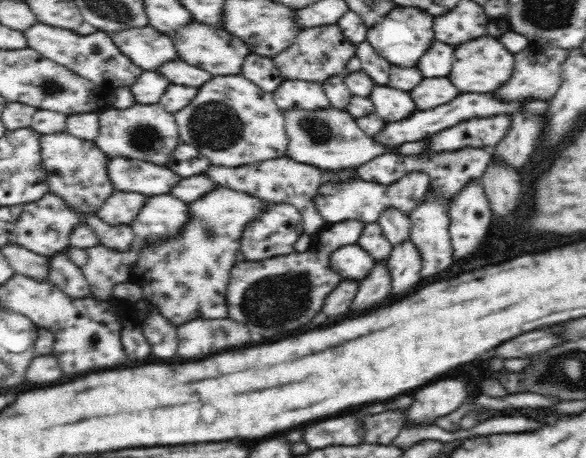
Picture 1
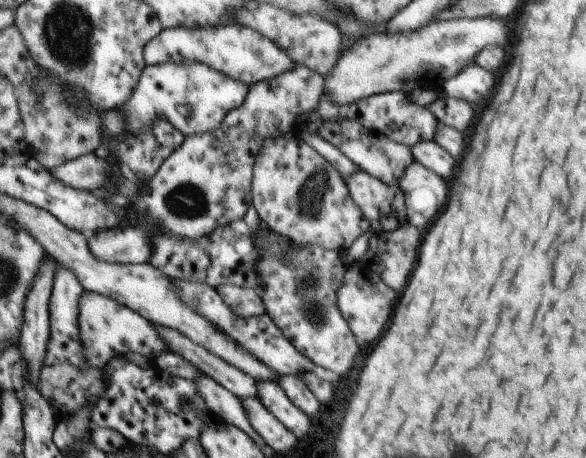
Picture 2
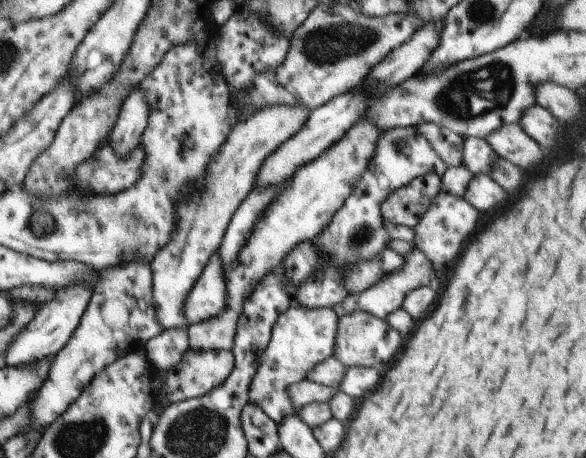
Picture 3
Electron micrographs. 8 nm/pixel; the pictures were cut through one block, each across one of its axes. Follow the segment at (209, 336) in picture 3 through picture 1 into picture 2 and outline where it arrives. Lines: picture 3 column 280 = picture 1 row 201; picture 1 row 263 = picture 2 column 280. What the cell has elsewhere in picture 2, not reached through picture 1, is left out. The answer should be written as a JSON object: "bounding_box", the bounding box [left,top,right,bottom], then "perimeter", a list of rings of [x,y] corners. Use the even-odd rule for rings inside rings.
{"bounding_box":[251,130,370,252],"perimeter":[[[294,130],[272,138],[265,138],[255,154],[252,165],[251,205],[260,221],[281,238],[295,244],[311,244],[325,250],[345,252],[363,232],[370,232],[370,224],[355,206],[342,176],[311,146],[307,146]]]}

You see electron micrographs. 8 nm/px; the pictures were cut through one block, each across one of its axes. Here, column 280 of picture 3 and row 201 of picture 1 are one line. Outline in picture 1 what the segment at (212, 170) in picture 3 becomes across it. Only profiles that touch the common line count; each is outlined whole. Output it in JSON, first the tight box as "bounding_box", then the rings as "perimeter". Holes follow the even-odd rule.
{"bounding_box":[95,192,144,226],"perimeter":[[[114,192],[108,200],[102,203],[95,215],[110,226],[130,225],[134,216],[144,206],[142,194],[128,194],[128,192]]]}

